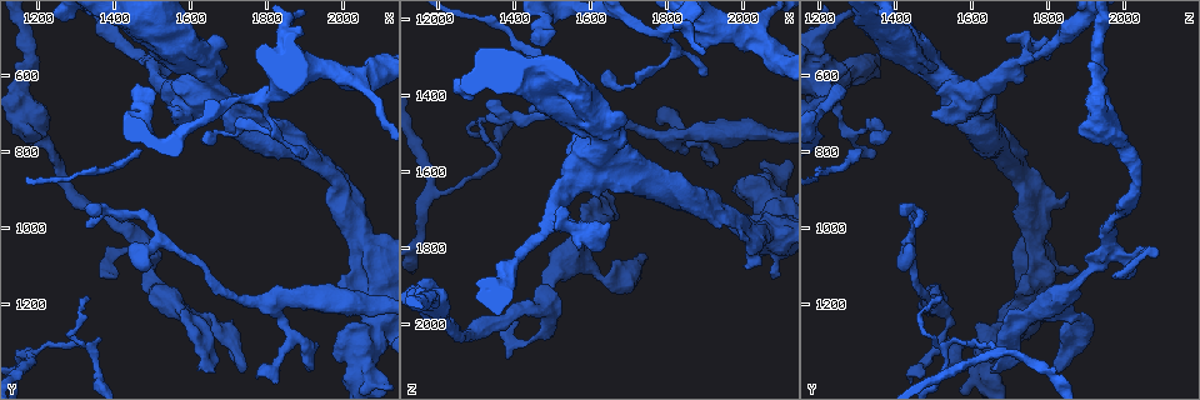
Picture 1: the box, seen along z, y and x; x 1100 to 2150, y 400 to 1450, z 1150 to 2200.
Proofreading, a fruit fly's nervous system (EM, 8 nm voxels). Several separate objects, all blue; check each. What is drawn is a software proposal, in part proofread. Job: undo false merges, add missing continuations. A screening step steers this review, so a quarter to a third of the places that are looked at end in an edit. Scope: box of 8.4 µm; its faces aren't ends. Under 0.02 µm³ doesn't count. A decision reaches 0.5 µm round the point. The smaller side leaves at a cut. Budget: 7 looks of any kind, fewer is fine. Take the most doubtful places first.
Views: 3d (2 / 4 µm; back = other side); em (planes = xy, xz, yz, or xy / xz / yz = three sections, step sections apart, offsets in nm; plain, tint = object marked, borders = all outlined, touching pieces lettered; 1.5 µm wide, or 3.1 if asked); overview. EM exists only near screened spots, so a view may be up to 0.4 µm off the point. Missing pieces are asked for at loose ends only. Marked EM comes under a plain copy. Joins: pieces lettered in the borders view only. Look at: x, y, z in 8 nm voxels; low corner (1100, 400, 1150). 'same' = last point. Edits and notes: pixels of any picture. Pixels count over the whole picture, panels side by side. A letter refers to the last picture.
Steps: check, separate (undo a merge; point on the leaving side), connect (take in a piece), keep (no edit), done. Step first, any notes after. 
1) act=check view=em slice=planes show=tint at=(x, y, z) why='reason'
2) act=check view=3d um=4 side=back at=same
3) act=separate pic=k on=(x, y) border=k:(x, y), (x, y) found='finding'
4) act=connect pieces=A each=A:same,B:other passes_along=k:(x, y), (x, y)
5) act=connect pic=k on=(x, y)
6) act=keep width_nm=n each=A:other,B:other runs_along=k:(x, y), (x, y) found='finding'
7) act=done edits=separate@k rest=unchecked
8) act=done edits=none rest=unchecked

act=check view=em slice=xz step=4 show=tint at=(1480, 1040, 1970) why='arms part here'

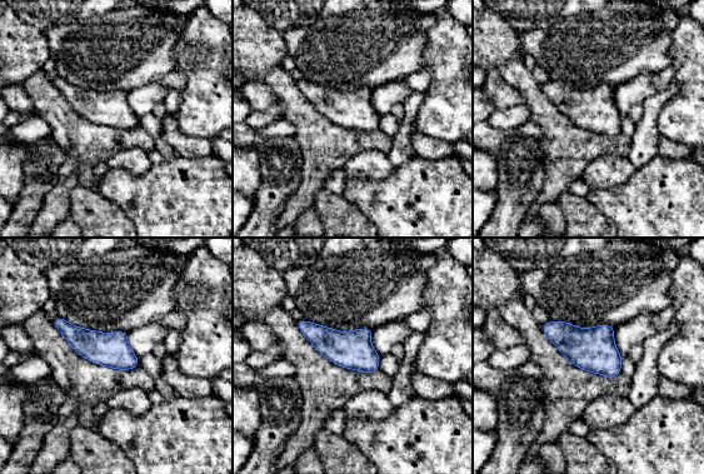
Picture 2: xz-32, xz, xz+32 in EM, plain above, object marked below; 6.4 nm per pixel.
act=check view=em slice=xz step=4 show=borders at=same

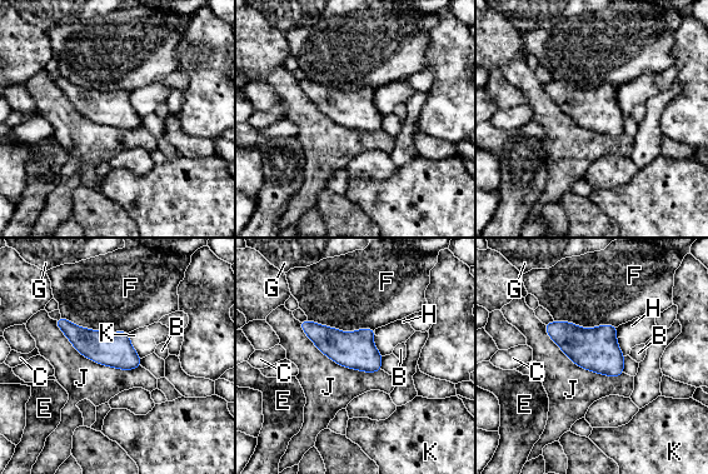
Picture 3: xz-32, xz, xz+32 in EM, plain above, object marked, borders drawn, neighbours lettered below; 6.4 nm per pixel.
act=keep width_nm=220 each=B:other,C:other,E:other,F:other,G:other,H:other,J:other,K:other border=3:(54, 320), (86, 358), (140, 367) found='all the same neuron'

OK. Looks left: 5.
act=check view=3d um=4 at=(1670, 1350, 1730) why='branch stops here'

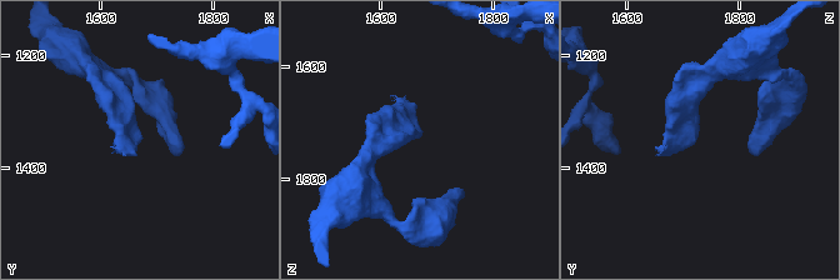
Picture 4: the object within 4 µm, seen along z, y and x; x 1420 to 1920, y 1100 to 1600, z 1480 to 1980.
act=check view=em slice=planes show=borders at=(1665, 1355, 1725)

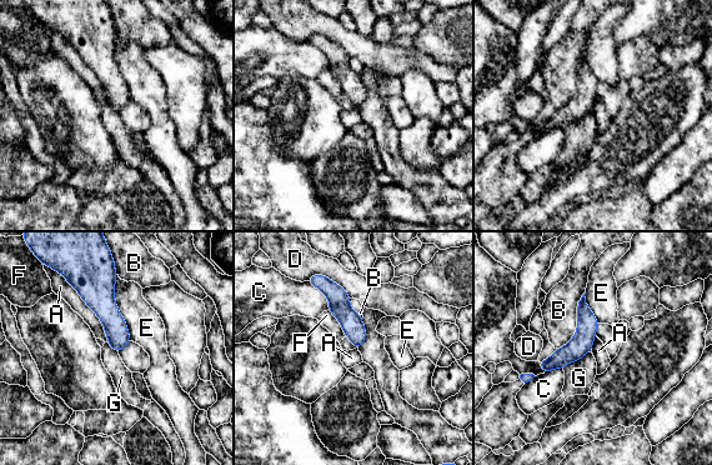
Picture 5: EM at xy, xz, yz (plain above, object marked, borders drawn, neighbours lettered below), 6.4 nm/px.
act=keep width_nm=140 each=A:other,B:other,C:other,D:other,E:other,F:other,G:other border=5:(68, 281), (96, 315), (108, 341) found='none of them fits'

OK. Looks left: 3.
act=check view=3d um=2 at=(1915, 1375, 1585) why='an open end'

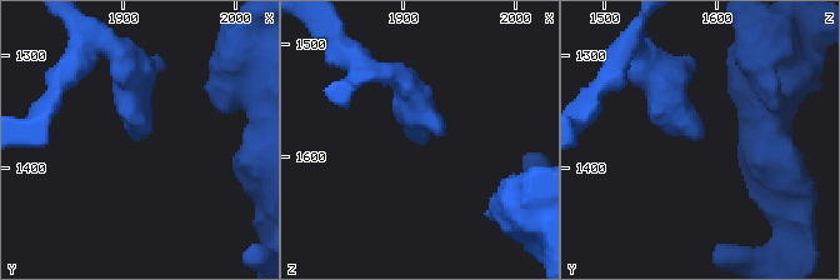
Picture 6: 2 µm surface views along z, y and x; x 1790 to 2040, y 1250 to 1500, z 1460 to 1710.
act=check view=em slice=yz step=8 show=tint at=(1922, 1368, 1592)

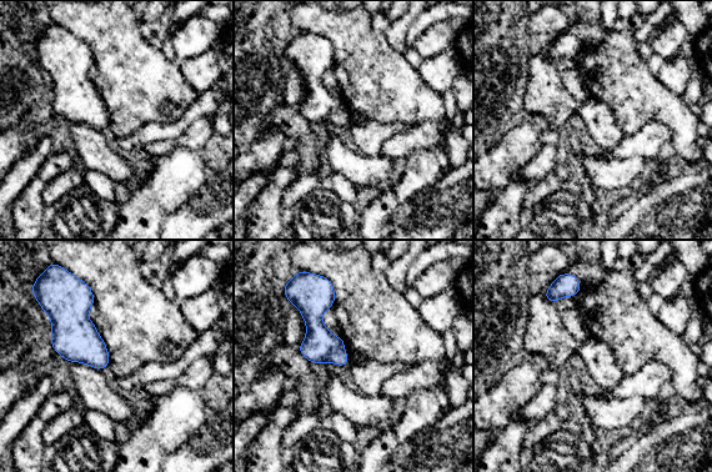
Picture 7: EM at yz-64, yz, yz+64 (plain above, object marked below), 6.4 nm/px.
act=check view=em slice=xy step=4 show=borders at=same why='another direction'

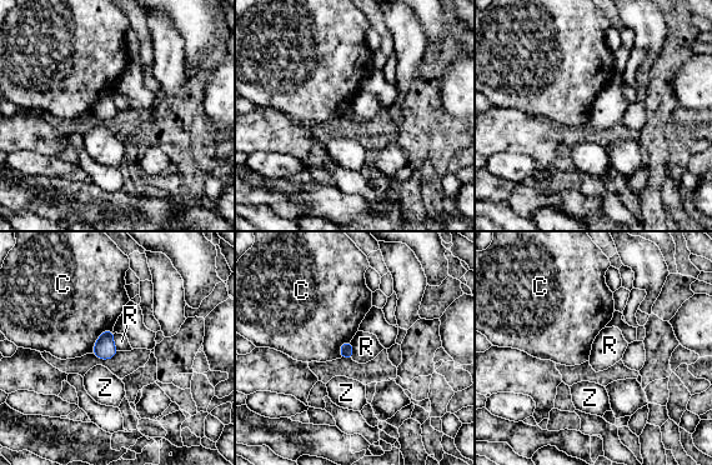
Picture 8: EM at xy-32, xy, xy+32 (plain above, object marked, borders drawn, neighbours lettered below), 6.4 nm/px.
act=keep each=C:other,R:other,Z:other border=8:(114, 333), (114, 345), (118, 350) found='none of them fits'

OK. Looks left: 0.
act=done edits=none rest=unchecked

